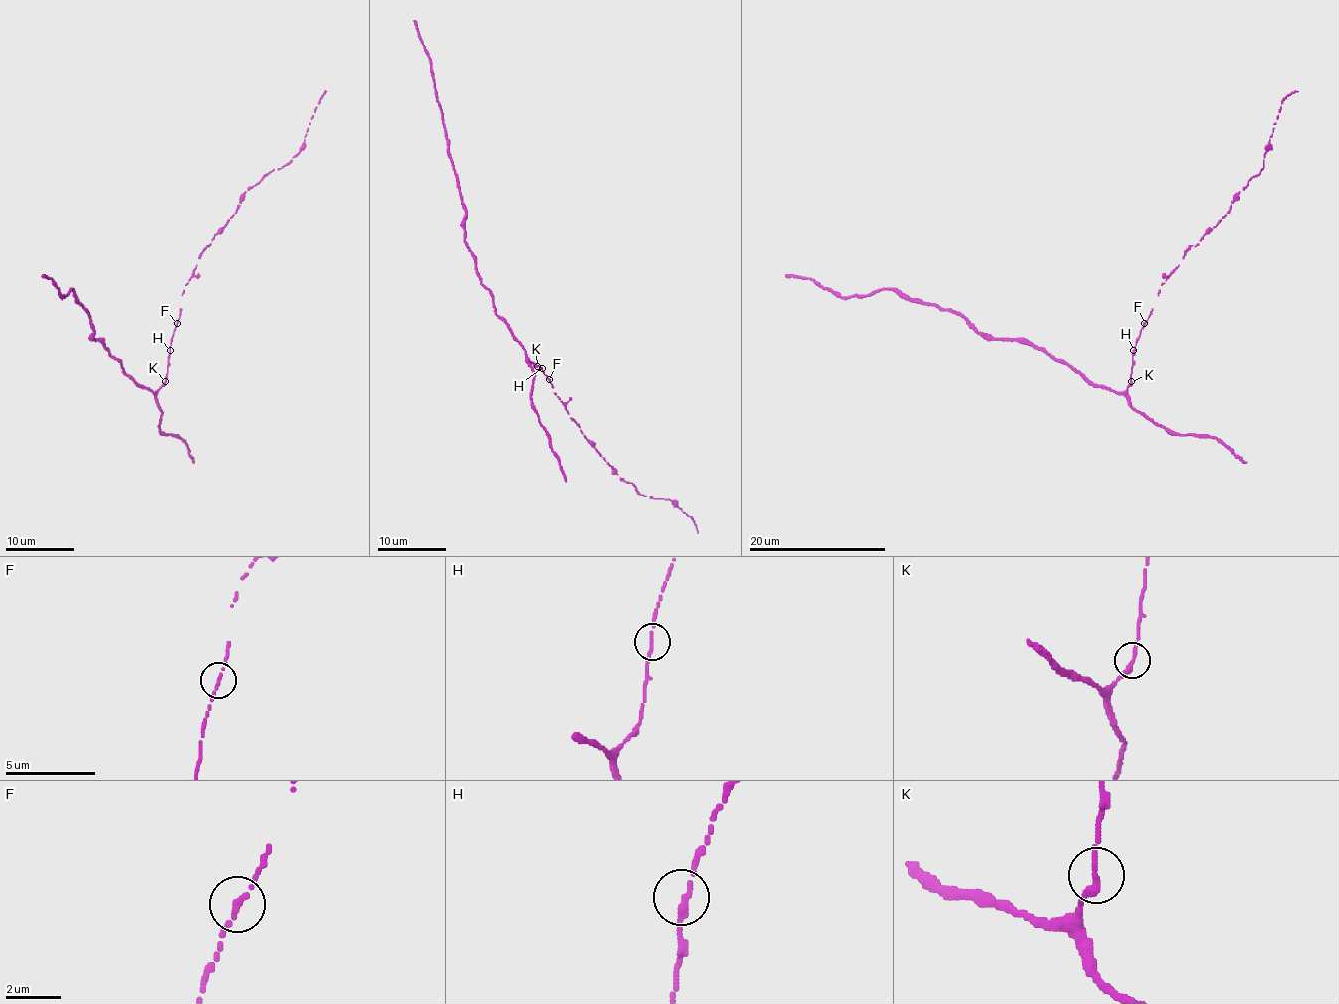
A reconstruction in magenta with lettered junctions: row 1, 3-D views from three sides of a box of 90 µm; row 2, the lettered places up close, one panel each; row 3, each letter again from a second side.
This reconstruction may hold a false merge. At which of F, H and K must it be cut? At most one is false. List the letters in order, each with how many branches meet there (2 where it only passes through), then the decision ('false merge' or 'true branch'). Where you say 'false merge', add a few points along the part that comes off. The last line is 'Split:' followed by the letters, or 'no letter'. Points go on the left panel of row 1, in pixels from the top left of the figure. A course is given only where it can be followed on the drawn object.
F: branches 2; true branch
H: branches 2; true branch
K: branches 2; true branch
Split: no letter

